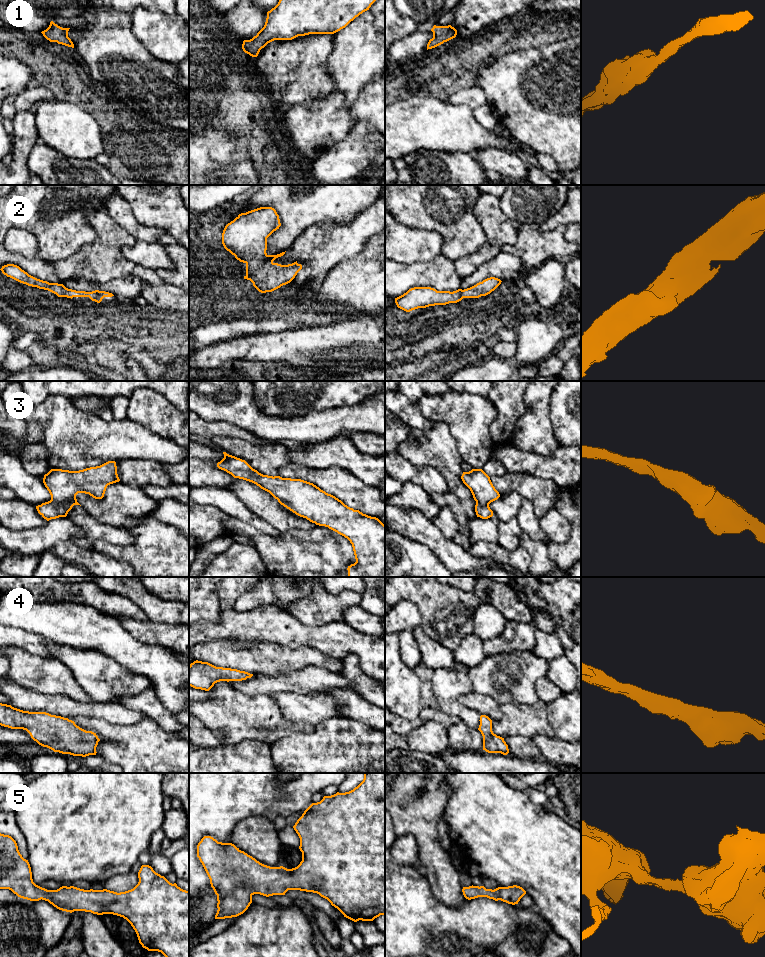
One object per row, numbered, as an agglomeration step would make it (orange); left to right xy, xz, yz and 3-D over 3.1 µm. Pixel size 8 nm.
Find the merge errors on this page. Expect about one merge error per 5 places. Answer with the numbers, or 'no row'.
no row

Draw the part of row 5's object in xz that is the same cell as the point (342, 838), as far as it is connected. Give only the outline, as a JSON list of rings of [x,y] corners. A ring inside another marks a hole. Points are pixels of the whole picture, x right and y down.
[[[364,773],[363,781],[353,790],[324,796],[320,802],[312,803],[293,828],[300,838],[302,861],[292,869],[264,865],[234,844],[218,842],[211,836],[201,839],[197,845],[197,857],[217,895],[215,919],[243,914],[252,903],[254,894],[269,897],[285,895],[288,890],[317,893],[354,922],[373,921],[385,915],[385,773]]]

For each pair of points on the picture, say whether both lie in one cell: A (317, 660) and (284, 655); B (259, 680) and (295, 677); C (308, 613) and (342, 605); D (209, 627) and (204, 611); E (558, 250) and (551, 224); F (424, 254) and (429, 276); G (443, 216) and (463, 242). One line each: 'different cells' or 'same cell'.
A: same cell
B: same cell
C: same cell
D: different cells
E: different cells
F: different cells
G: same cell

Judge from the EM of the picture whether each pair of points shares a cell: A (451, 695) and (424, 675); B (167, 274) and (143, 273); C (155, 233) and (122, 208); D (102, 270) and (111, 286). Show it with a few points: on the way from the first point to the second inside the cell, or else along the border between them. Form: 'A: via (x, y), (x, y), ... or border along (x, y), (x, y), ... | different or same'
A: border along (432, 671), (432, 691), (438, 704) | different
B: border along (154, 270), (161, 278), (178, 287) | different
C: via (145, 233), (140, 232), (126, 218) | same
D: border along (132, 275), (117, 277), (95, 284) | different

